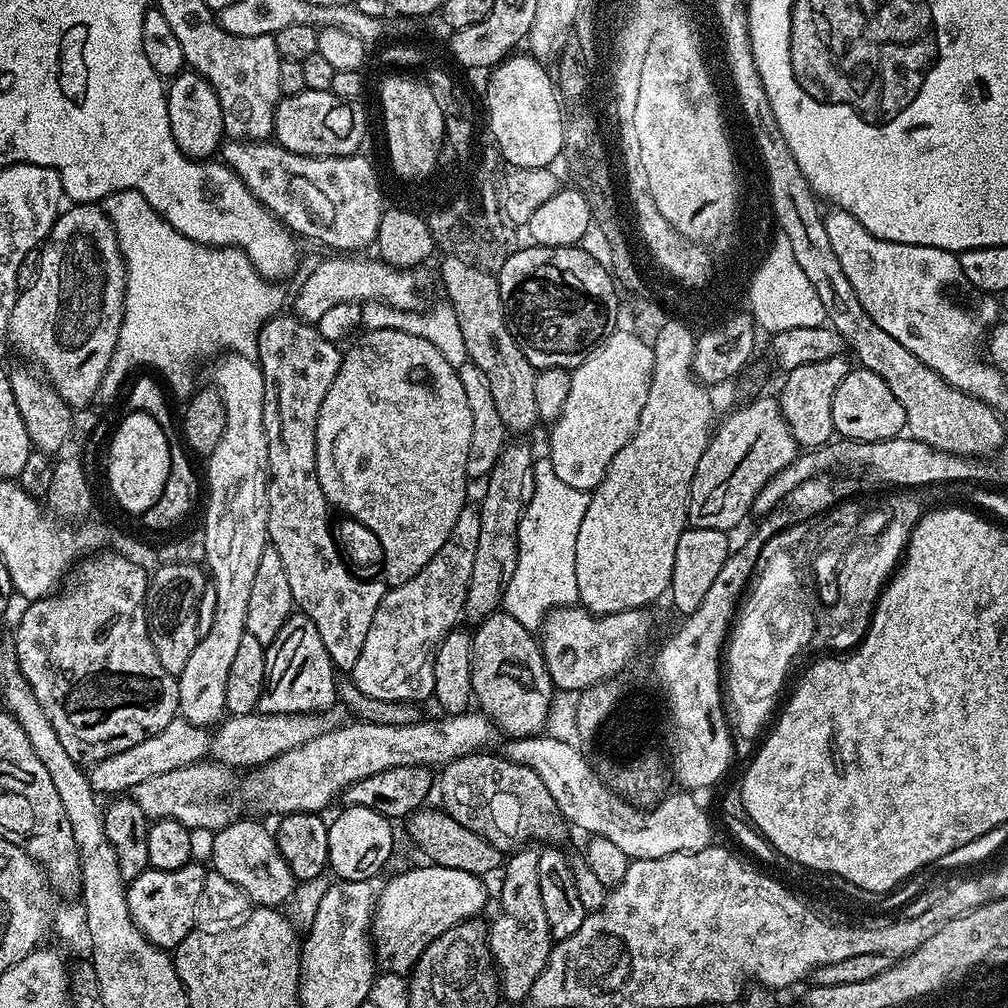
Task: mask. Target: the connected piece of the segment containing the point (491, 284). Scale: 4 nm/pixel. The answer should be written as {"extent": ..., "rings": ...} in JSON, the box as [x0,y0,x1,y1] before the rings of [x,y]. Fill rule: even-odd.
{"extent":[440,254,538,432],"rings":[[[448,254],[440,264],[440,280],[444,283],[447,303],[452,305],[462,326],[462,339],[466,341],[468,359],[486,374],[494,406],[502,417],[505,429],[512,432],[528,432],[538,424],[538,406],[534,406],[534,382],[537,369],[522,354],[518,342],[508,328],[504,303],[500,297],[500,281],[491,271],[472,265],[462,258]]]}

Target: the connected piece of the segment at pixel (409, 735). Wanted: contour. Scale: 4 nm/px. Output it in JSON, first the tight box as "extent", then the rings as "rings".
{"extent":[244,710,498,814],"rings":[[[479,710],[441,717],[441,720],[424,718],[414,724],[345,723],[249,771],[245,775],[248,777],[244,780],[244,796],[260,812],[320,814],[335,796],[337,799],[354,782],[370,778],[370,774],[382,774],[382,770],[394,766],[450,764],[463,756],[491,749],[489,747],[498,737],[496,725]]]}

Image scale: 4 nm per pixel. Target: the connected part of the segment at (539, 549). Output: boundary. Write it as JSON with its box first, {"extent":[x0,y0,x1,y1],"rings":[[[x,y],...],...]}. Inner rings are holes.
{"extent":[503,458,589,630],"rings":[[[548,458],[537,459],[532,465],[532,491],[527,497],[524,513],[518,526],[518,566],[504,588],[503,611],[509,612],[522,626],[536,630],[543,625],[546,617],[561,609],[575,605],[580,599],[578,577],[574,574],[574,545],[578,542],[578,530],[586,515],[589,493],[574,489],[558,478]]]}

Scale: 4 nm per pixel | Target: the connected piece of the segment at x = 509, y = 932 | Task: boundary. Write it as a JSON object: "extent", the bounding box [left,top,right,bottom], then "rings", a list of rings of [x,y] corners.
{"extent":[487,846,554,1002],"rings":[[[525,846],[523,848],[515,849],[511,853],[512,856],[503,861],[502,864],[502,877],[504,876],[504,881],[500,884],[500,908],[501,912],[493,918],[492,924],[487,925],[488,929],[488,949],[492,951],[492,962],[498,973],[498,983],[500,985],[500,990],[503,999],[508,1000],[521,1000],[521,1002],[527,1001],[528,995],[530,994],[530,986],[534,986],[534,978],[538,978],[538,974],[542,974],[542,970],[546,966],[546,962],[550,958],[552,953],[552,945],[554,943],[552,935],[550,934],[550,924],[546,922],[546,910],[542,910],[542,890],[538,887],[538,858],[540,857],[541,849],[536,846]]]}

